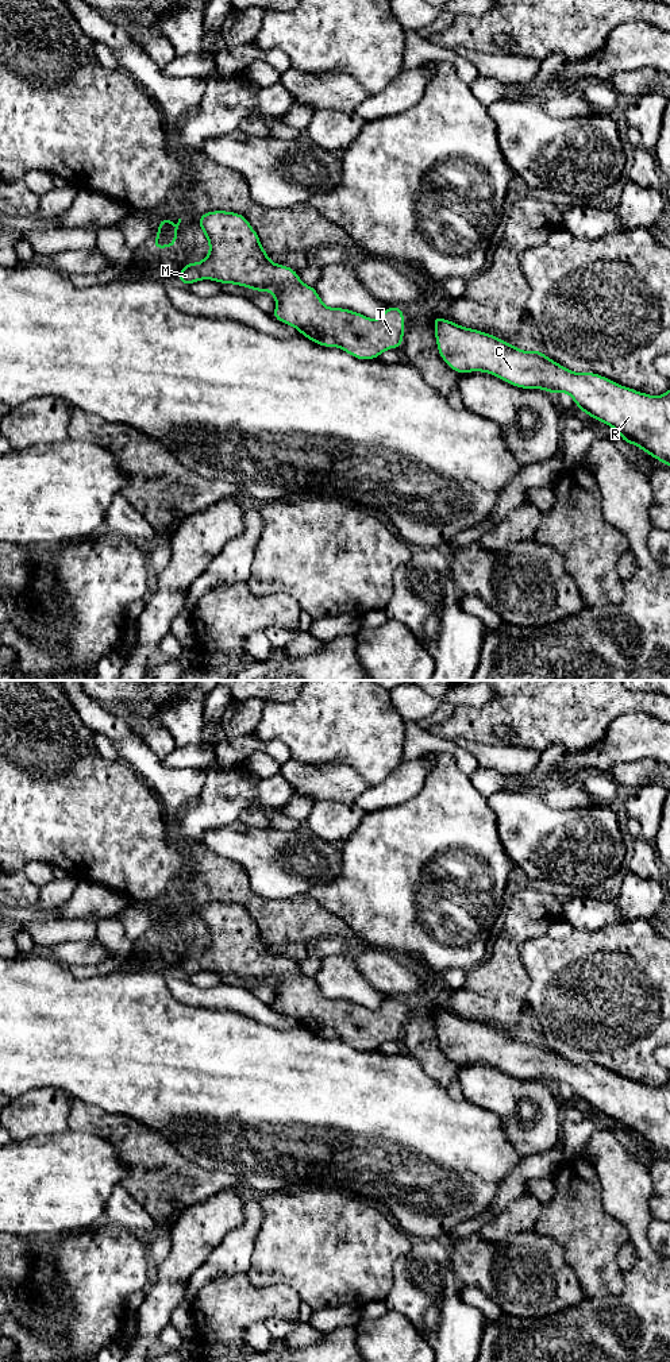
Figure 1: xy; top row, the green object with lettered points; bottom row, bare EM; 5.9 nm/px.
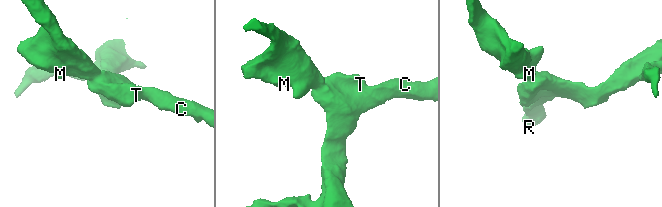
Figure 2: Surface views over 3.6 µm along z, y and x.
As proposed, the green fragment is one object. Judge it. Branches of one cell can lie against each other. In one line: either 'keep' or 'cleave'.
keep

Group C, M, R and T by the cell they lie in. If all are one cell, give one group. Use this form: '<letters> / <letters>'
C M R T

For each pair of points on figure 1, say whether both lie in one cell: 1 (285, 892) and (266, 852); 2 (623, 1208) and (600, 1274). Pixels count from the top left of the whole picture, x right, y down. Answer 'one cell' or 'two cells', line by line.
1: one cell
2: two cells

